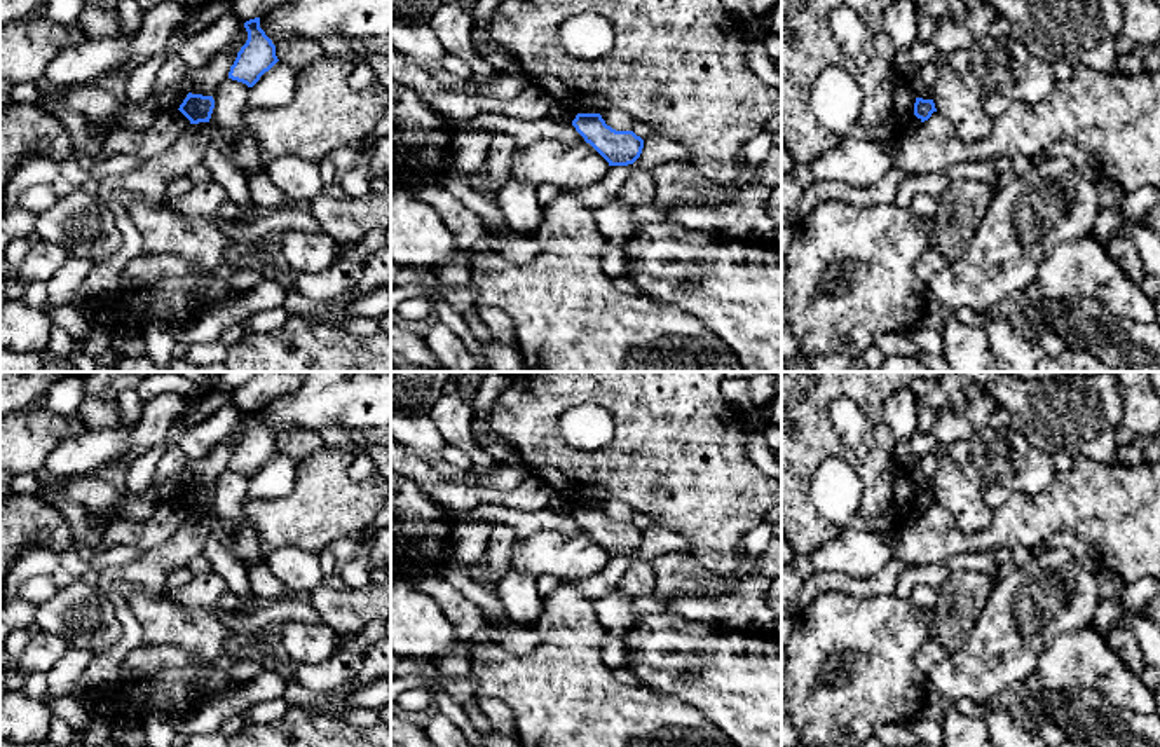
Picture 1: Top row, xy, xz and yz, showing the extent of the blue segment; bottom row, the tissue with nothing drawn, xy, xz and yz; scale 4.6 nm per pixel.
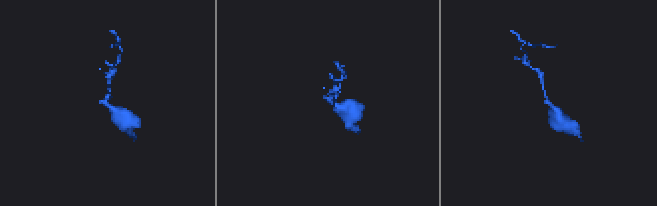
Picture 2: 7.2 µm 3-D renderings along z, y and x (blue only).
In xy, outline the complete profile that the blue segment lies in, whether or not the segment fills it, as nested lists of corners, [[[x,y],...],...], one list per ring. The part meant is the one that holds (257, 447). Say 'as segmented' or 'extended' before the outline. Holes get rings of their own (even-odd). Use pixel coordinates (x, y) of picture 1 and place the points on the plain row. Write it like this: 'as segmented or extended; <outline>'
as segmented; [[[260,408],[246,412],[244,419],[248,431],[237,443],[229,469],[253,478],[279,450],[276,447],[276,436],[260,419]]]

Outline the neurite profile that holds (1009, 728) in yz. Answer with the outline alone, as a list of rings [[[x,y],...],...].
[[[987,702],[982,721],[989,730],[993,747],[1045,747],[1022,712]]]

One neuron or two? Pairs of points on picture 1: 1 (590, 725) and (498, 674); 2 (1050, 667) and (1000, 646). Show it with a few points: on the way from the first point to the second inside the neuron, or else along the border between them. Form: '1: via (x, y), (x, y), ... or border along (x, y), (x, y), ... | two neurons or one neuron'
1: via (567, 707), (552, 692), (520, 681) | one neuron
2: border along (1066, 632), (1059, 634), (1040, 655), (1035, 671) | two neurons

